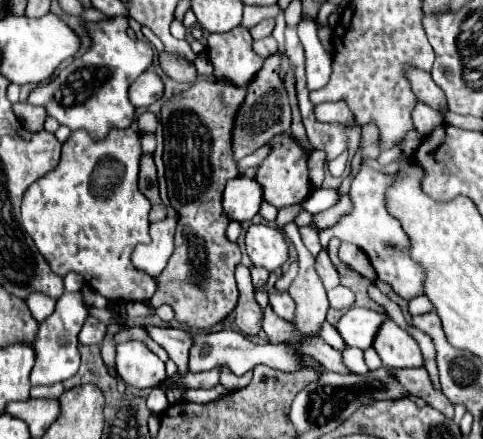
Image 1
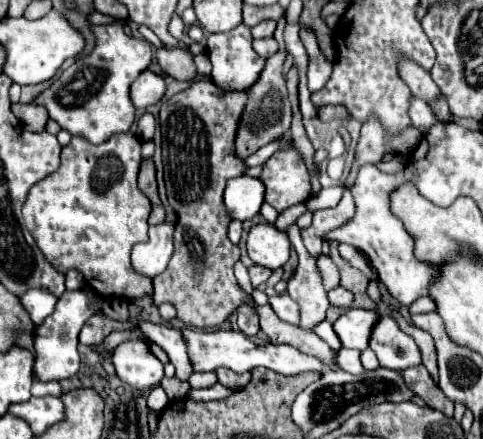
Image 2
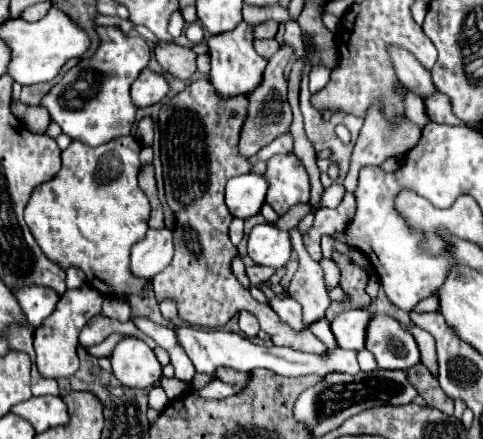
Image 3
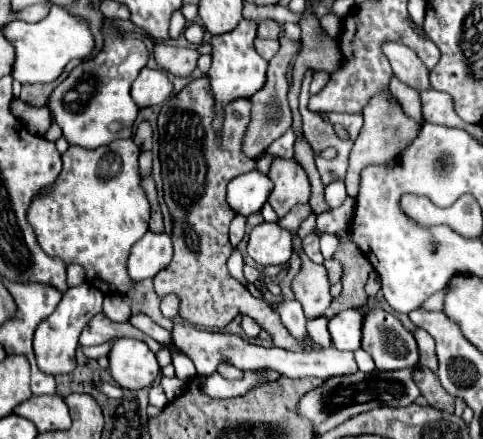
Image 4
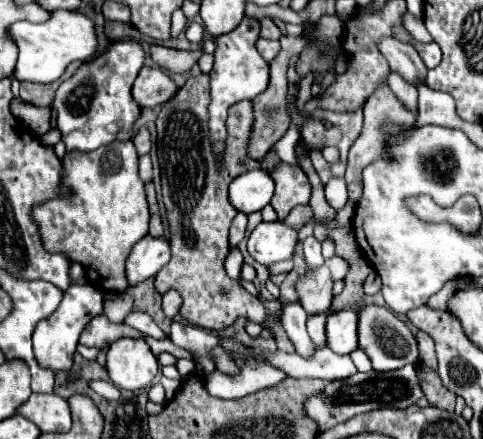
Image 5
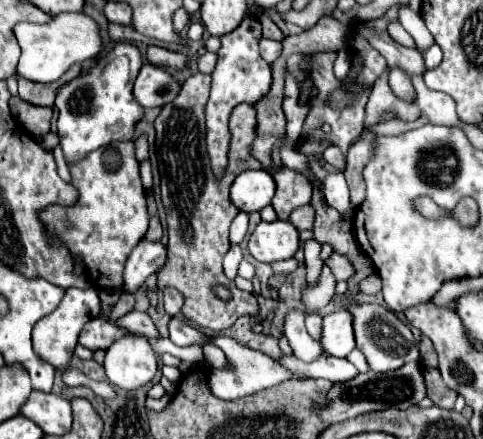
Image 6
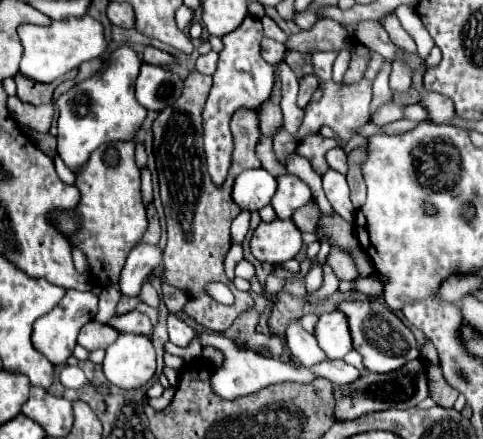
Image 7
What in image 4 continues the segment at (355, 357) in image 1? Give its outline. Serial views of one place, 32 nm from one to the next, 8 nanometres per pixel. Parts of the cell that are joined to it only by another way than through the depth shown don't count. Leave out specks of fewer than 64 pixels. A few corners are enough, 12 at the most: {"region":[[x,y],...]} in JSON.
{"region":[[174,324],[176,346],[210,376],[220,364],[288,378],[356,374],[352,352],[288,352]]}

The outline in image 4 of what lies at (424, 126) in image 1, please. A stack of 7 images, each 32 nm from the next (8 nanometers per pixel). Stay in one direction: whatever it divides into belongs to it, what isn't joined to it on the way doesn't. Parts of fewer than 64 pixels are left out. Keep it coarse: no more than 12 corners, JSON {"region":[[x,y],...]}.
{"region":[[392,78],[392,94],[414,122],[422,124],[420,94]]}

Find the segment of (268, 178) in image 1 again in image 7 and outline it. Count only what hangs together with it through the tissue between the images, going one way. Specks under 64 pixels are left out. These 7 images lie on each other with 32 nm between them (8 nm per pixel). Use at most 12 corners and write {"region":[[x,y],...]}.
{"region":[[292,172],[276,176],[272,208],[288,220],[312,200],[310,186]]}

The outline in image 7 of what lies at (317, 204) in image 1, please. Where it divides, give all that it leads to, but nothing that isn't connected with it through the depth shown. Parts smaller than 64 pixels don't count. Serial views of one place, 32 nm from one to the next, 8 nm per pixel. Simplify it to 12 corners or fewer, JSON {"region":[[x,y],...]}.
{"region":[[328,170],[322,178],[332,208],[354,220],[344,174]]}

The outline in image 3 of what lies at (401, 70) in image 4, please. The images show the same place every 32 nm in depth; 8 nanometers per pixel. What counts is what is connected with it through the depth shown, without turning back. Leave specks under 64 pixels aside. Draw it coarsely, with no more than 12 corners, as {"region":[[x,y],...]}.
{"region":[[392,48],[398,80],[420,98],[432,96],[430,72],[402,48]]}

